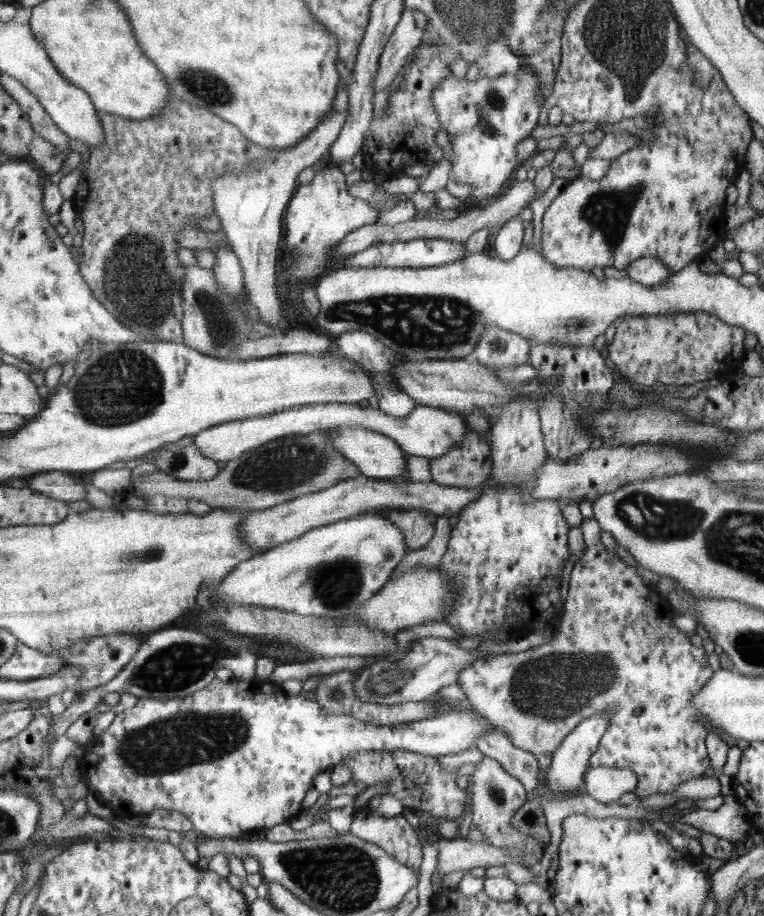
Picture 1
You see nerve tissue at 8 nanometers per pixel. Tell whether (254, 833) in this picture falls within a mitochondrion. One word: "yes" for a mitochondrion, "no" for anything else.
no

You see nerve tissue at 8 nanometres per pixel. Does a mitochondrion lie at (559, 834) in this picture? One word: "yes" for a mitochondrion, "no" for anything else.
no

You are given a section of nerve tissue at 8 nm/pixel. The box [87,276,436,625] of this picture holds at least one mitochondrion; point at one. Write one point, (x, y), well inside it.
(284, 467)

